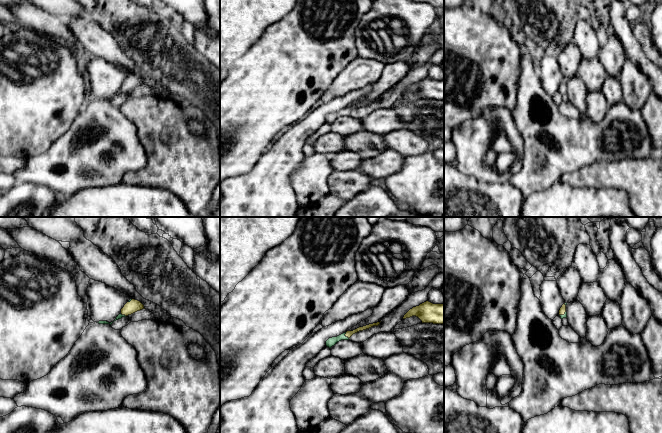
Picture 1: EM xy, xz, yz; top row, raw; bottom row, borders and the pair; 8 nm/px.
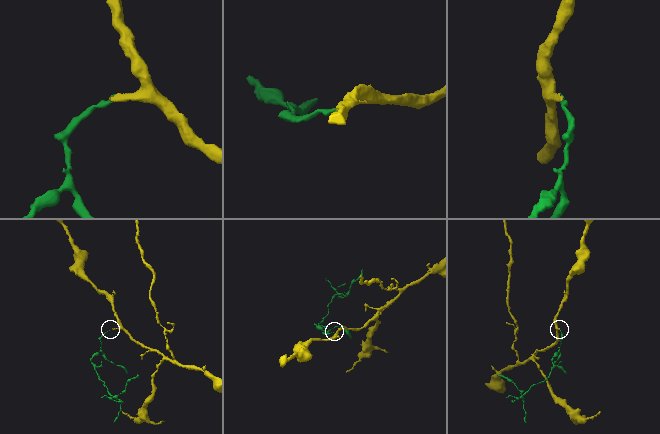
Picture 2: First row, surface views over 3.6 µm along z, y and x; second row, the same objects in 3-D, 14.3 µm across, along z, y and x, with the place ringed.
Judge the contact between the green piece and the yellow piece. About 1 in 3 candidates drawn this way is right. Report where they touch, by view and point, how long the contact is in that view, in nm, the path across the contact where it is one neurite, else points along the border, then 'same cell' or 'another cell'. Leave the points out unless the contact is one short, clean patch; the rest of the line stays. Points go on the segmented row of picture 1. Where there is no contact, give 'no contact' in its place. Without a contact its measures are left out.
meets green in xz at (344, 335); contact 60 nm long; runs through xz (330, 342), (344, 335), (348, 334); same cell

